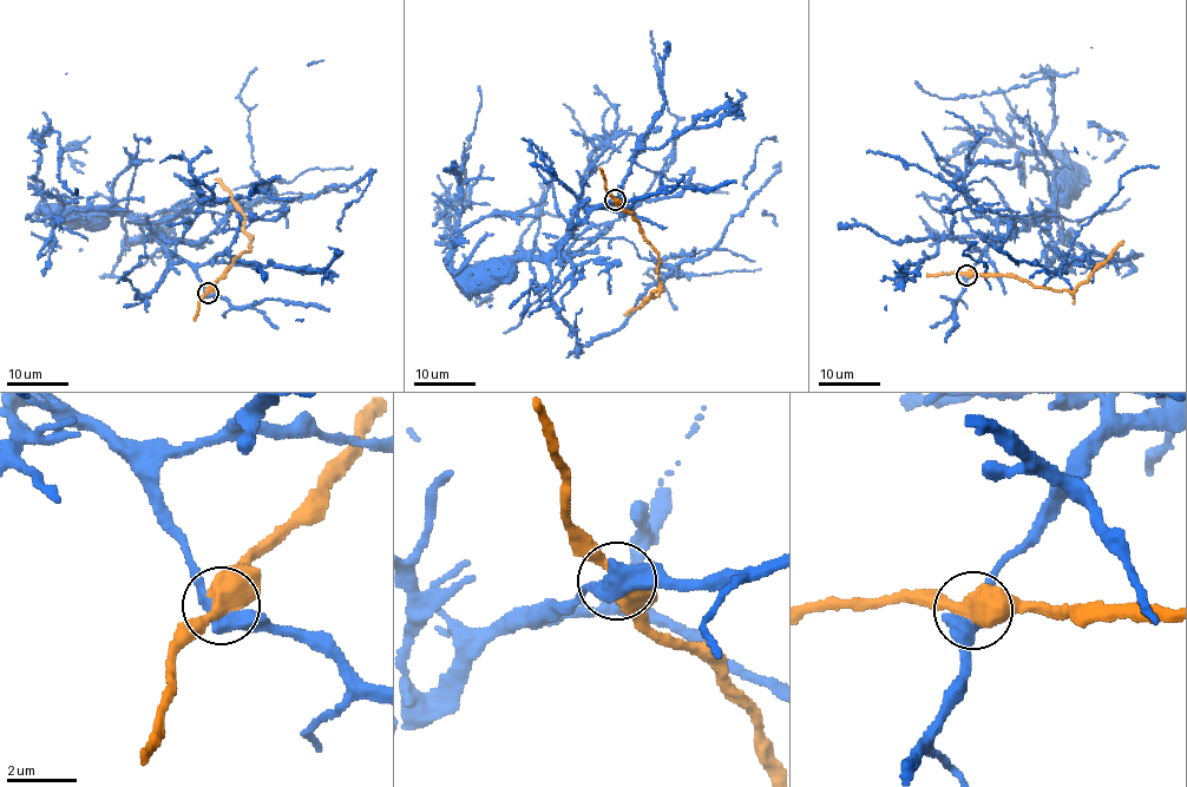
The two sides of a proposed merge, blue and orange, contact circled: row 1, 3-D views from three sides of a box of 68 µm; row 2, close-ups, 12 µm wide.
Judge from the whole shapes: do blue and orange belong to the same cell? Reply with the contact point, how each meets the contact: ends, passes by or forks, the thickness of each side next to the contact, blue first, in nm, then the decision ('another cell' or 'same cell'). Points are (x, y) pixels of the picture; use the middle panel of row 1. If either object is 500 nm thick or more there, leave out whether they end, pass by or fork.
place (615, 199); calibres 500 and 550 nm; another cell

